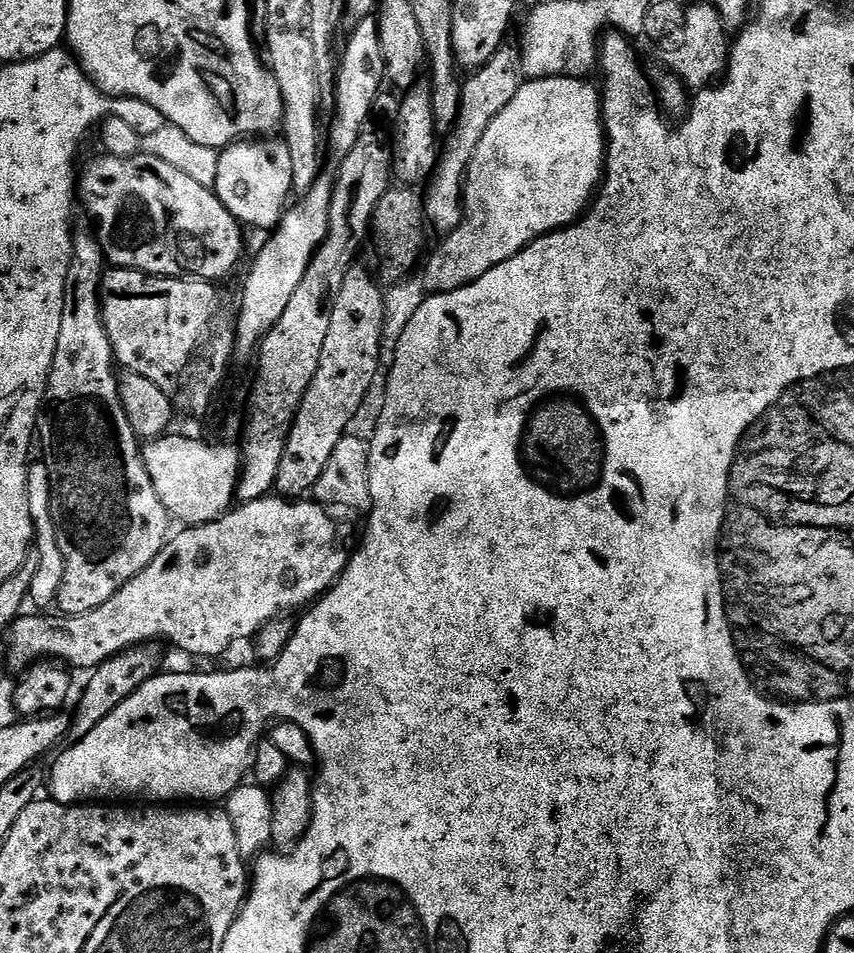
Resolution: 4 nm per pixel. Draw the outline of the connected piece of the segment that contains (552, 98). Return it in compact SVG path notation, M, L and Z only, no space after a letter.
M546 76L529 79L527 82L521 83L518 94L514 94L514 98L510 98L510 106L506 106L506 110L502 110L502 114L498 114L498 118L494 118L494 122L490 122L490 126L486 126L486 134L482 134L482 138L477 142L476 152L468 167L468 175L464 178L464 221L453 232L447 233L441 239L444 241L437 246L436 253L432 257L429 255L423 261L424 277L421 278L420 284L425 288L425 293L453 292L461 288L463 284L471 284L473 280L482 278L482 274L486 274L486 270L494 270L494 266L517 256L522 249L530 246L540 236L545 236L547 232L557 232L559 228L567 228L569 224L576 223L584 215L606 175L606 133L602 115L602 92L597 85L595 88L594 85L587 84L588 82L587 79L572 76Z

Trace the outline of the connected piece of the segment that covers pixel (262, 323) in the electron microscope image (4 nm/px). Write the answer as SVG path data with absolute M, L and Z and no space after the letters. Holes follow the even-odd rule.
M319 175L310 192L299 197L296 203L300 204L293 203L285 211L279 224L269 235L273 236L261 246L260 253L244 280L244 293L240 296L240 313L236 316L236 328L234 327L234 348L237 353L255 353L264 335L276 325L278 318L282 318L282 310L286 310L294 290L298 290L310 266L312 255L328 233L326 226L330 222L333 185L331 175ZM312 215L320 216L320 220L311 220L308 216Z

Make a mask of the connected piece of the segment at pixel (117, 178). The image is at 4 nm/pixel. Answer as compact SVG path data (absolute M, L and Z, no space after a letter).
M100 154L97 160L92 160L84 168L84 173L78 176L78 204L88 211L88 216L92 219L91 227L94 229L97 240L100 241L107 263L113 268L132 268L135 272L149 272L152 276L179 276L181 278L199 278L221 282L240 264L240 259L244 256L244 232L240 221L236 220L222 206L222 202L216 197L215 191L199 182L194 182L189 174L184 174L174 165L164 162L162 158L137 154L128 157L116 157L107 154Z

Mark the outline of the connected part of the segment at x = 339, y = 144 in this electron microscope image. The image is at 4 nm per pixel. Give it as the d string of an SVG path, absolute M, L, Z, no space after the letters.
M369 18L356 24L351 31L340 56L340 69L336 72L336 109L332 112L332 125L328 128L328 152L336 162L344 161L354 142L358 142L364 123L373 119L376 97L386 84L379 23Z

